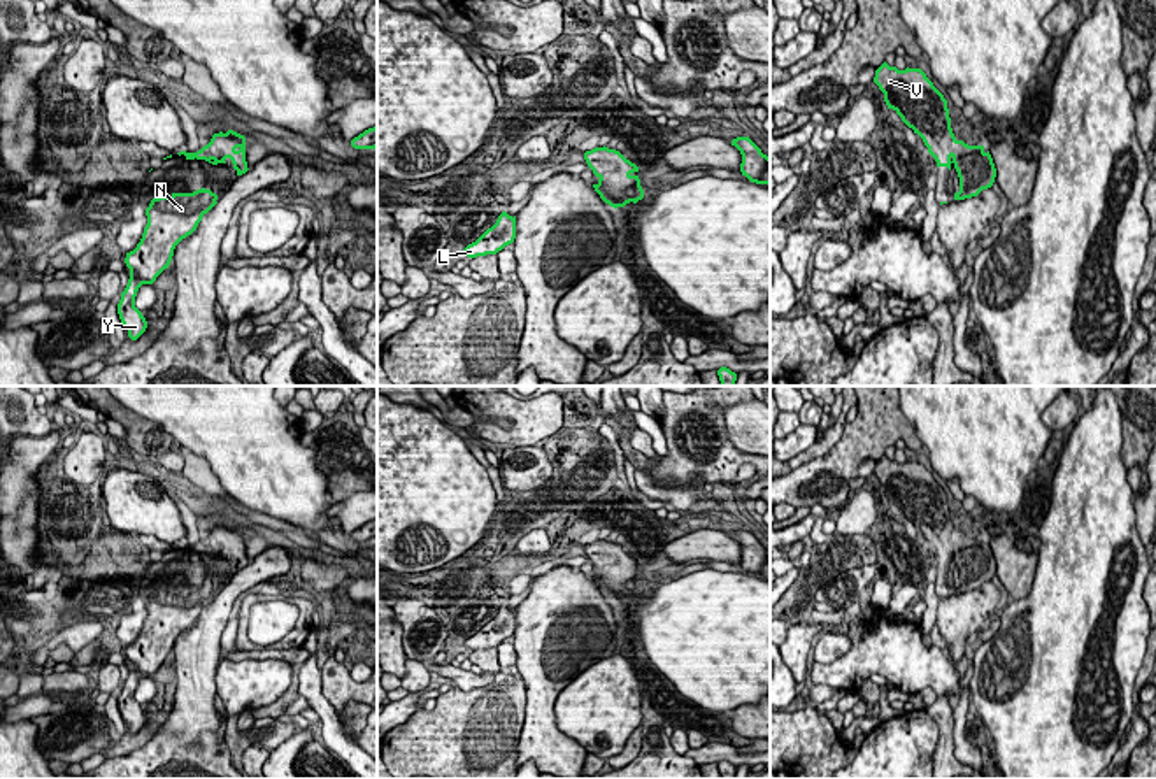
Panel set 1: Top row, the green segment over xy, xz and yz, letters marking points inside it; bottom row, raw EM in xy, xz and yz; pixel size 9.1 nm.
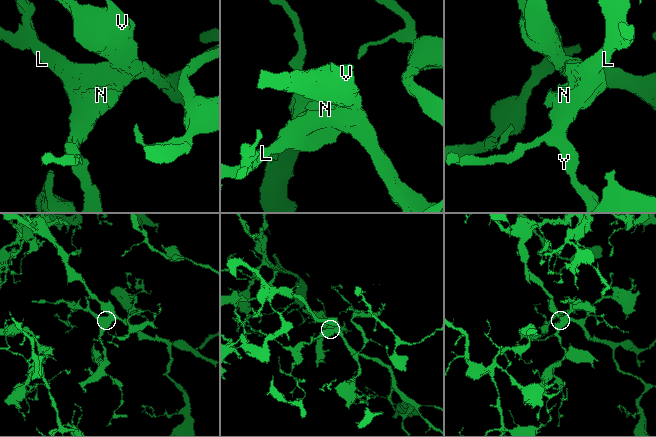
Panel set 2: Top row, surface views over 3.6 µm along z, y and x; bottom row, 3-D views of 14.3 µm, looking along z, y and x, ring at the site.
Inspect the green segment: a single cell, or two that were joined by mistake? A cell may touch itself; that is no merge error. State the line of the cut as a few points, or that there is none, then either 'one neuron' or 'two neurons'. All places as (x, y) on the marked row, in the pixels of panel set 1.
no cut | one neuron

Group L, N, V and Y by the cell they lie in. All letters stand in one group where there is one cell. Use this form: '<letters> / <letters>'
L N V Y

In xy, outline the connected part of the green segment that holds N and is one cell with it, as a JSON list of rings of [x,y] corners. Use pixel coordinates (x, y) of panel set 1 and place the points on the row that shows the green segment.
[[[205,188],[151,200],[142,239],[125,258],[130,279],[118,304],[119,319],[132,340],[147,328],[146,318],[135,307],[139,288],[153,284],[168,268],[175,246],[196,230],[202,218],[218,204],[216,200],[218,195]]]

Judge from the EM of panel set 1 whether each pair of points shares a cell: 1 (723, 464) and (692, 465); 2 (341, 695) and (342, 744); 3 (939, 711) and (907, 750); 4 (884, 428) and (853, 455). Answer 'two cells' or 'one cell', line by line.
1: one cell
2: two cells
3: two cells
4: one cell

